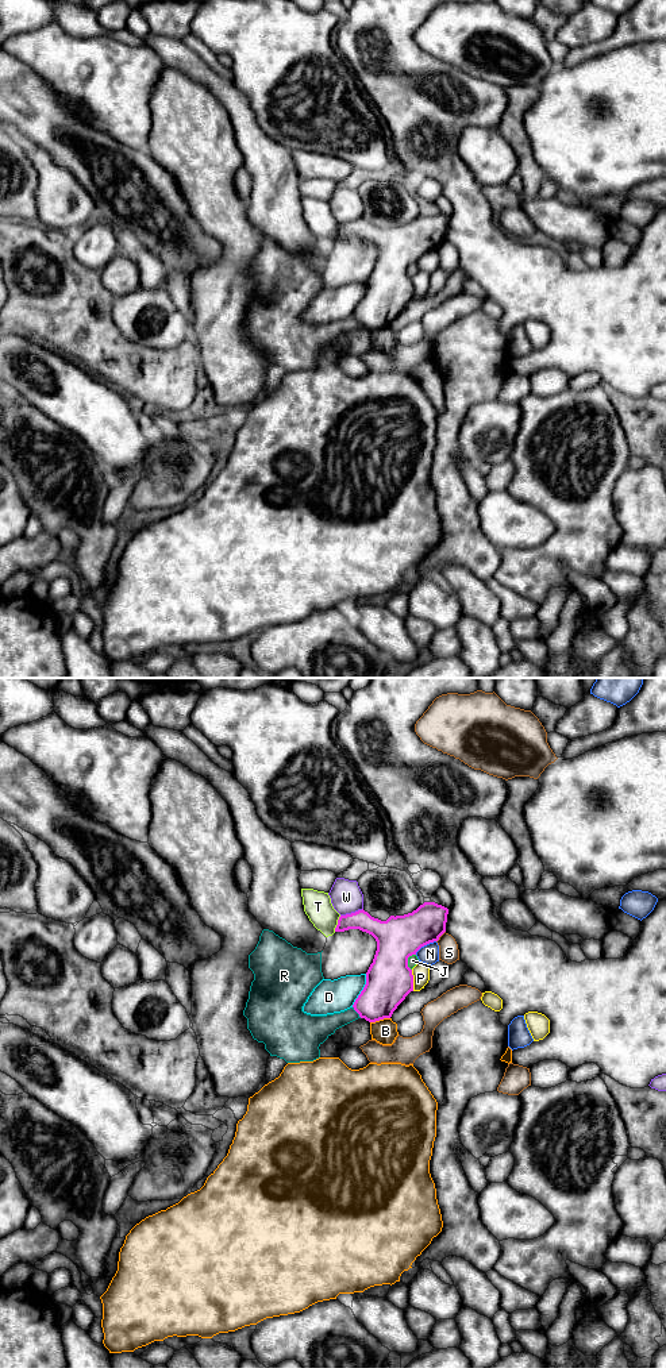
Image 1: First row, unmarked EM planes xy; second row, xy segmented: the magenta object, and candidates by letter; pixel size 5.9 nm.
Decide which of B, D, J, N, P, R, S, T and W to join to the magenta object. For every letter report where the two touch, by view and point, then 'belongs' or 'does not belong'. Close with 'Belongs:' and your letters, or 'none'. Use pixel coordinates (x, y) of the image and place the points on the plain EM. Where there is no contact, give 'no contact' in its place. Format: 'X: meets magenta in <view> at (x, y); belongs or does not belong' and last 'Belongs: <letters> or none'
B: meets magenta in xy at (380, 327); does not belong
D: meets magenta in xy at (362, 299); does not belong
J: meets magenta in xy at (407, 269); does not belong
N: meets magenta in xy at (424, 253); does not belong
P: meets magenta in xy at (412, 289); does not belong
R: meets magenta in xy at (355, 319); does not belong
S: meets magenta in xy at (441, 243); does not belong
T: meets magenta in xy at (338, 232); does not belong
W: meets magenta in xy at (351, 222); does not belong
Belongs: none

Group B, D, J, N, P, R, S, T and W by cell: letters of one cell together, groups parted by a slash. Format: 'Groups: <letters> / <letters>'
Groups: B / D / J / N / P / R / S / T / W

